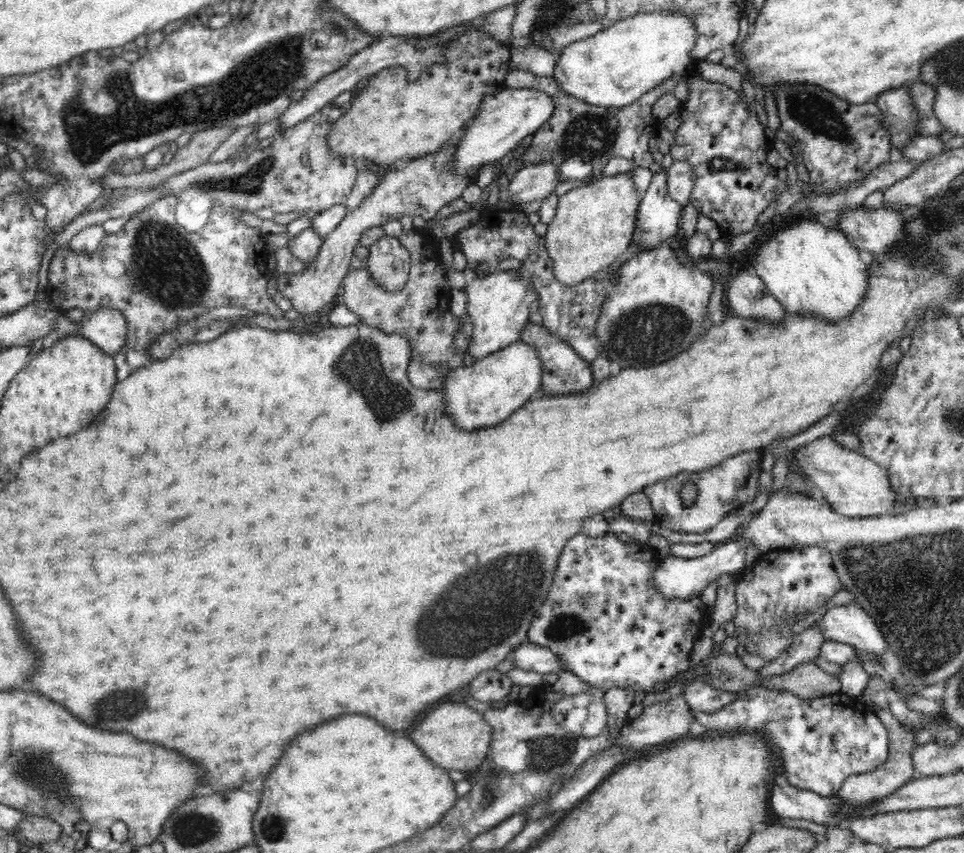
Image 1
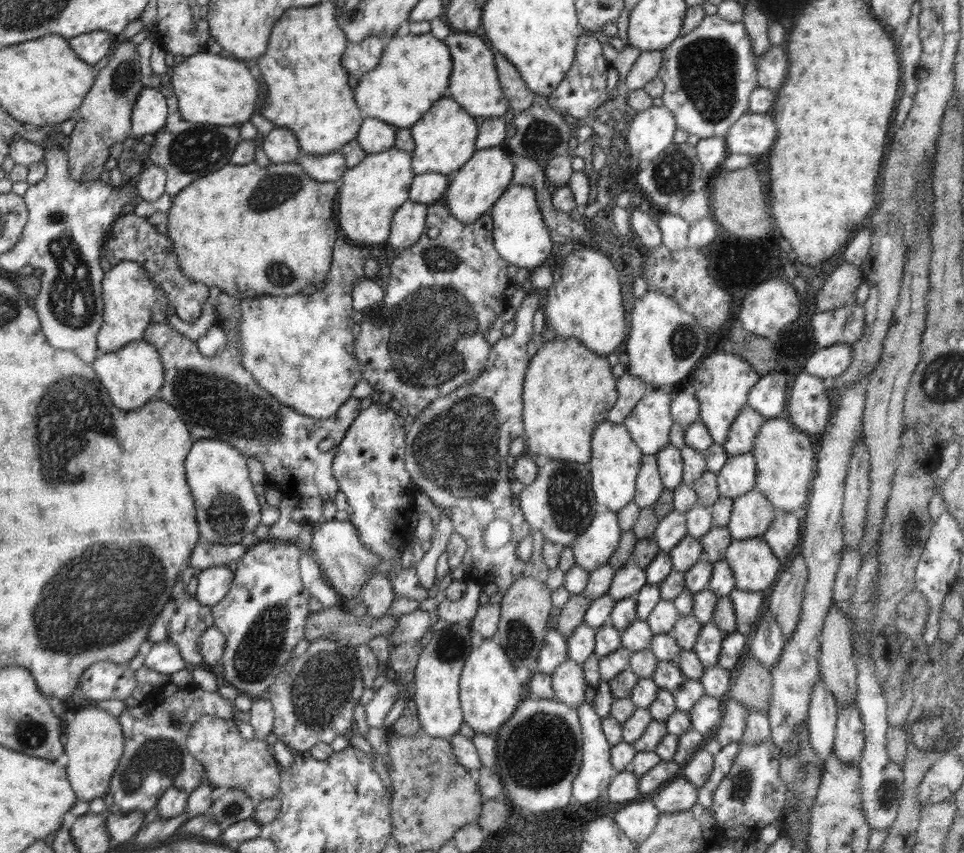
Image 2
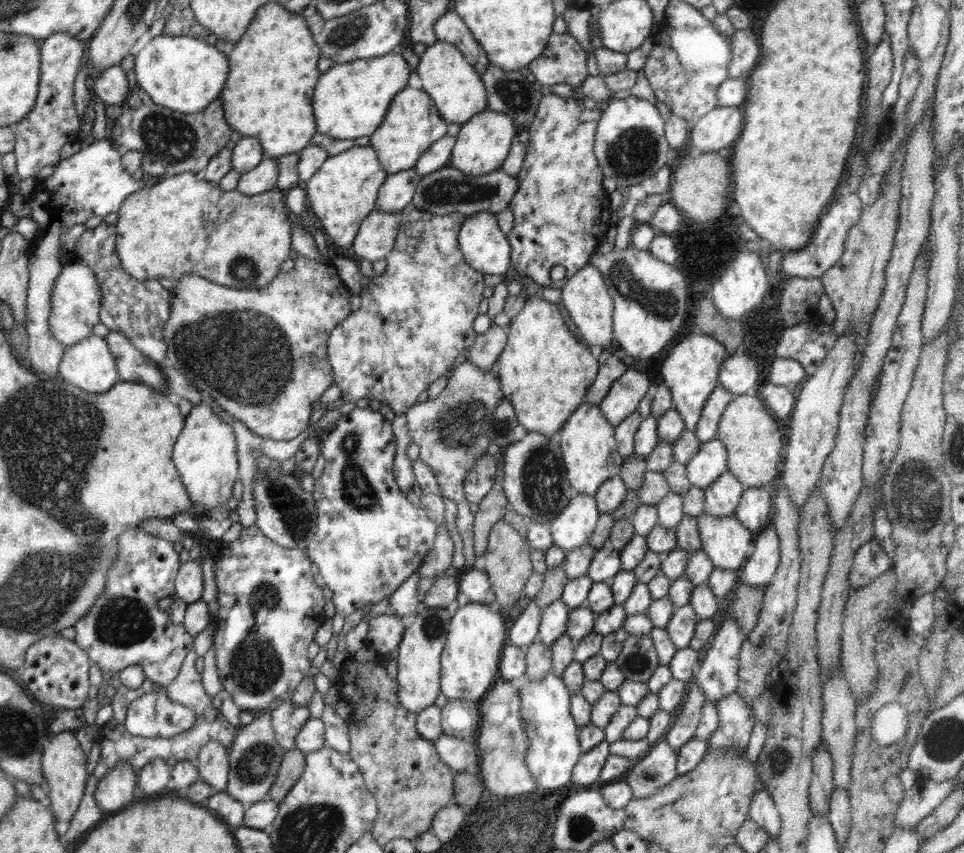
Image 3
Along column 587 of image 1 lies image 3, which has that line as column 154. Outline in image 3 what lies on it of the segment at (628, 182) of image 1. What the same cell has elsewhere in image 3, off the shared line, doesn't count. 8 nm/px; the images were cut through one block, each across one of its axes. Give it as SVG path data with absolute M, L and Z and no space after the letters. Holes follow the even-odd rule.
M182 172L182 174L174 175L164 179L162 182L155 184L153 187L142 189L134 192L130 196L126 196L122 207L119 209L119 220L116 222L118 229L118 238L116 238L116 253L124 271L132 275L138 280L159 280L166 284L180 280L182 276L196 275L206 278L206 280L214 281L216 284L222 284L230 288L240 289L259 289L264 288L269 282L274 280L274 277L281 270L282 262L288 260L292 248L292 224L296 221L289 213L289 209L284 202L284 191L274 188L272 190L262 192L260 194L248 195L238 189L230 191L222 190L217 183L212 183L208 180L197 180L196 173Z

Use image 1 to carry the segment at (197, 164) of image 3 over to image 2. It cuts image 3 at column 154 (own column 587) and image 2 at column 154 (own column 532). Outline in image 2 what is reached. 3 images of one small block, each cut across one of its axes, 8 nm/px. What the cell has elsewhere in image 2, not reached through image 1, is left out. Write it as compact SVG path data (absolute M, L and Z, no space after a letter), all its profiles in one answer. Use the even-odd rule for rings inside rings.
M148 37L140 44L136 44L141 66L141 82L144 87L158 90L166 99L168 118L166 124L155 134L154 144L149 146L148 158L154 165L162 167L167 172L165 192L174 198L183 188L193 180L202 178L207 174L220 170L223 166L231 164L231 156L239 144L240 126L220 126L215 124L192 123L182 119L178 109L178 99L172 89L172 80L169 74L156 75L150 66L151 50L158 41Z

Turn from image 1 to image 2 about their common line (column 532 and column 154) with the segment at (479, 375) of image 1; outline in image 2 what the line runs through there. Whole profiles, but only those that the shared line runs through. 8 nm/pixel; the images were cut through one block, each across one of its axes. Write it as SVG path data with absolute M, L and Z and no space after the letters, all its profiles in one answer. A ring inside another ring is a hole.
M143 338L133 340L114 352L105 353L90 363L95 370L94 379L99 380L107 390L114 406L122 410L143 407L150 399L156 398L164 384L164 367L160 352Z

